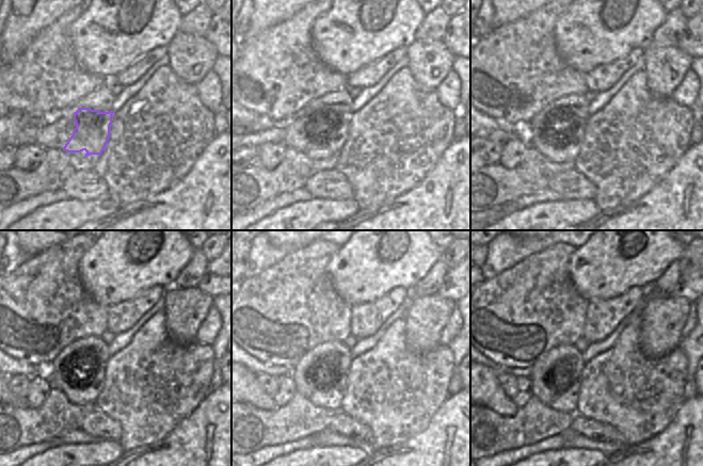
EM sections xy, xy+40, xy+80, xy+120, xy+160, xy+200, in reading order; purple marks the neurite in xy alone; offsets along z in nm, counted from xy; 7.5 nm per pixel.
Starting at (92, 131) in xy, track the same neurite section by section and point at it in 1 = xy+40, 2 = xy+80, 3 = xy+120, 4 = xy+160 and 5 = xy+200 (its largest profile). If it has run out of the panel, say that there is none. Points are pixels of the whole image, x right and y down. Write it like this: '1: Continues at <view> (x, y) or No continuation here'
1: Continues at xy+40 (333, 142)
2: Continues at xy+80 (571, 150)
3: Continues at xy+120 (93, 390)
4: Continues at xy+160 (334, 388)
5: Continues at xy+200 (569, 402).

